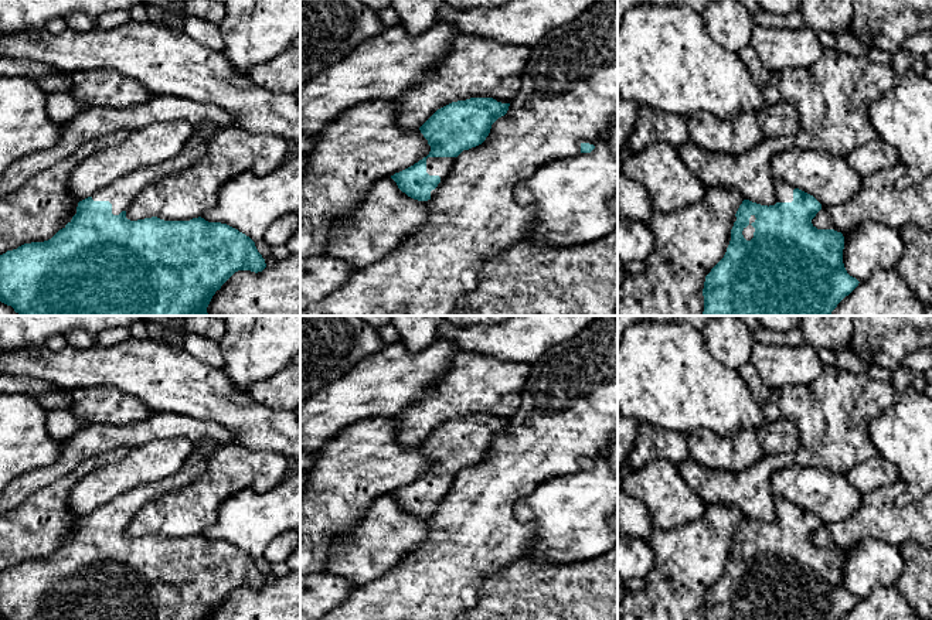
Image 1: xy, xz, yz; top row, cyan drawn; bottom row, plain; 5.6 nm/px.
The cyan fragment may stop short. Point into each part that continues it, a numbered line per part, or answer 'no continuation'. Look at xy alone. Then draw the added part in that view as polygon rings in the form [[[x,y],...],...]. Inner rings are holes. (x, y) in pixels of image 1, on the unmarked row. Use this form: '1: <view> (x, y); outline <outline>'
1: xy (121, 510); outline [[[210,442],[195,444],[178,473],[150,484],[139,486],[122,495],[118,495],[116,498],[95,510],[92,517],[109,518],[112,521],[112,531],[119,532],[122,528],[129,525],[137,511],[140,511],[157,495],[169,490],[181,488],[193,478],[201,476],[205,471],[207,457],[215,449],[217,447]]]

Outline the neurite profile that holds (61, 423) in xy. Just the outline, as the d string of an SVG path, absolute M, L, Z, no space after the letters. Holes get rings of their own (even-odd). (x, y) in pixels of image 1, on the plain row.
M52 409L47 415L47 429L55 440L67 440L86 426L88 422L85 419L76 418L67 409Z

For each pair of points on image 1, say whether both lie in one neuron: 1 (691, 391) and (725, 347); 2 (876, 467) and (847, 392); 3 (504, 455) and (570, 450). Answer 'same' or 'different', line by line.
1: different
2: different
3: same

